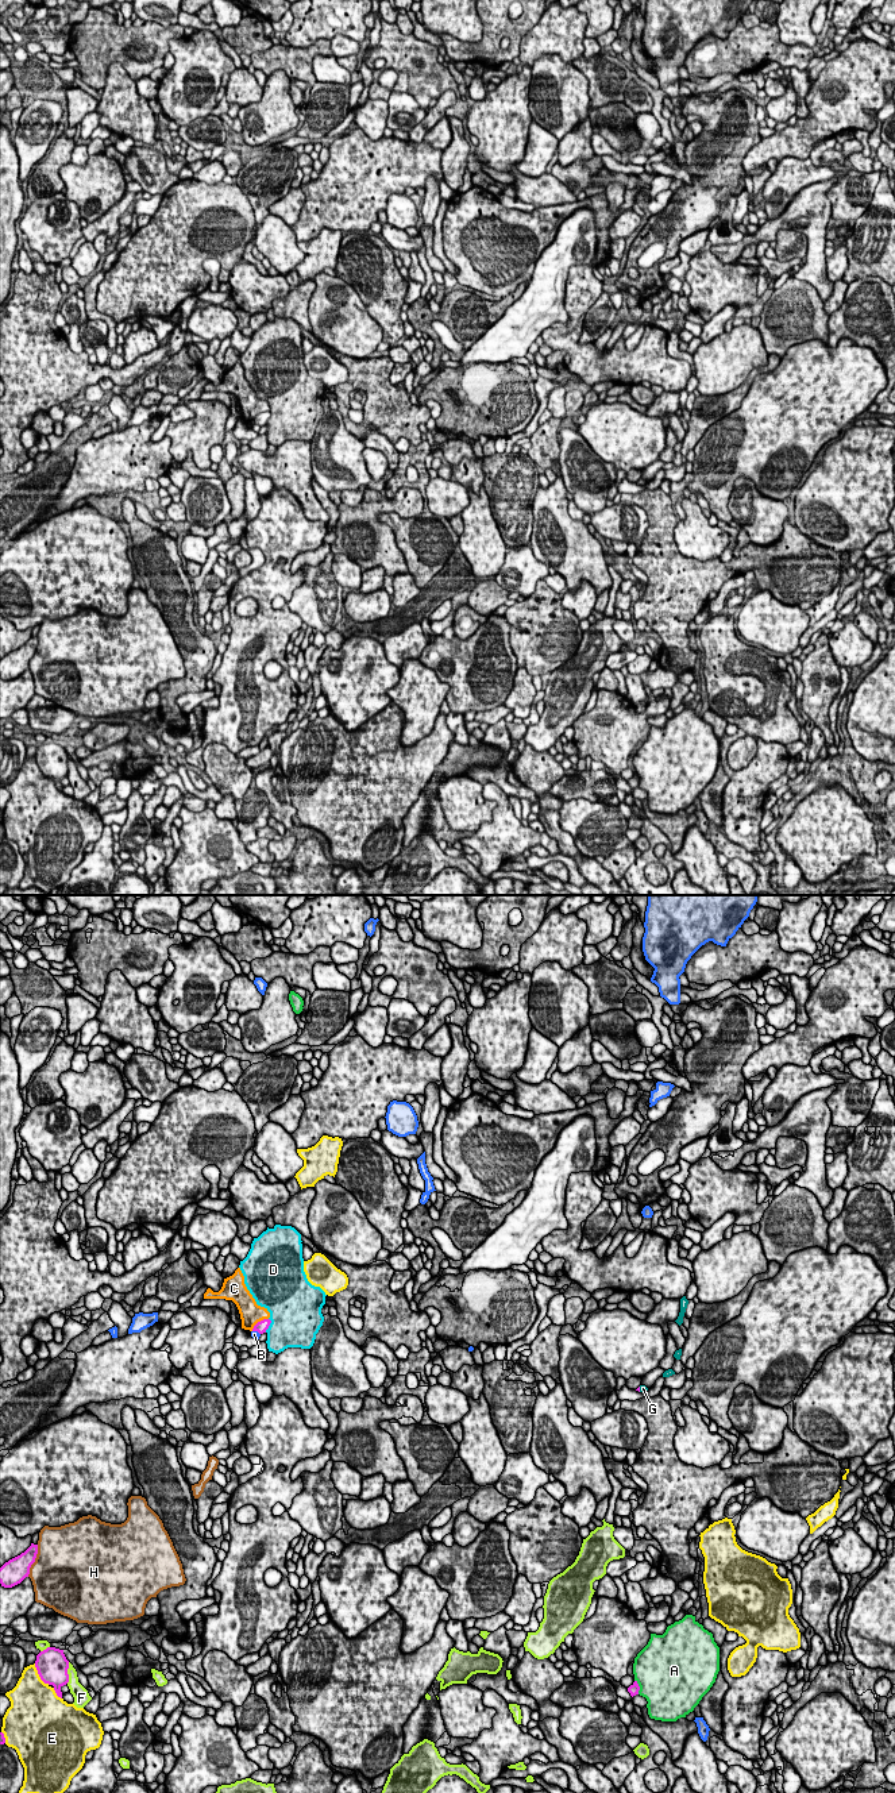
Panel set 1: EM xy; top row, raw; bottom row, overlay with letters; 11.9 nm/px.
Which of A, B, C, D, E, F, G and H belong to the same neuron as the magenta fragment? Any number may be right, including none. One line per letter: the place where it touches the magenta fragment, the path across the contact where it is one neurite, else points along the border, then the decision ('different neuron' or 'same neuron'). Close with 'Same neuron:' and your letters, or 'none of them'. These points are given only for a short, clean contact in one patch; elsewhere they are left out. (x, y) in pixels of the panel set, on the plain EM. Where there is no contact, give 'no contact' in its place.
A: meets magenta in xy at (639, 779); different neuron
B: meets magenta in xy at (257, 423); different neuron
C: meets magenta in xy at (258, 415); different neuron
D: meets magenta in xy at (269, 417); different neuron
E: meets magenta in xy at (39, 768); different neuron
F: meets magenta in xy at (66, 766); different neuron
G: meets magenta in xy at (639, 482); runs through xy (639, 479), (639, 482), (643, 481); same neuron
H: meets magenta in xy at (34, 654); different neuron
Same neuron: G

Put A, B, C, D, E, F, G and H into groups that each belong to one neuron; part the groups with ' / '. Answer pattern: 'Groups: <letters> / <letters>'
Groups: A / B / C / D / E / F / G / H

